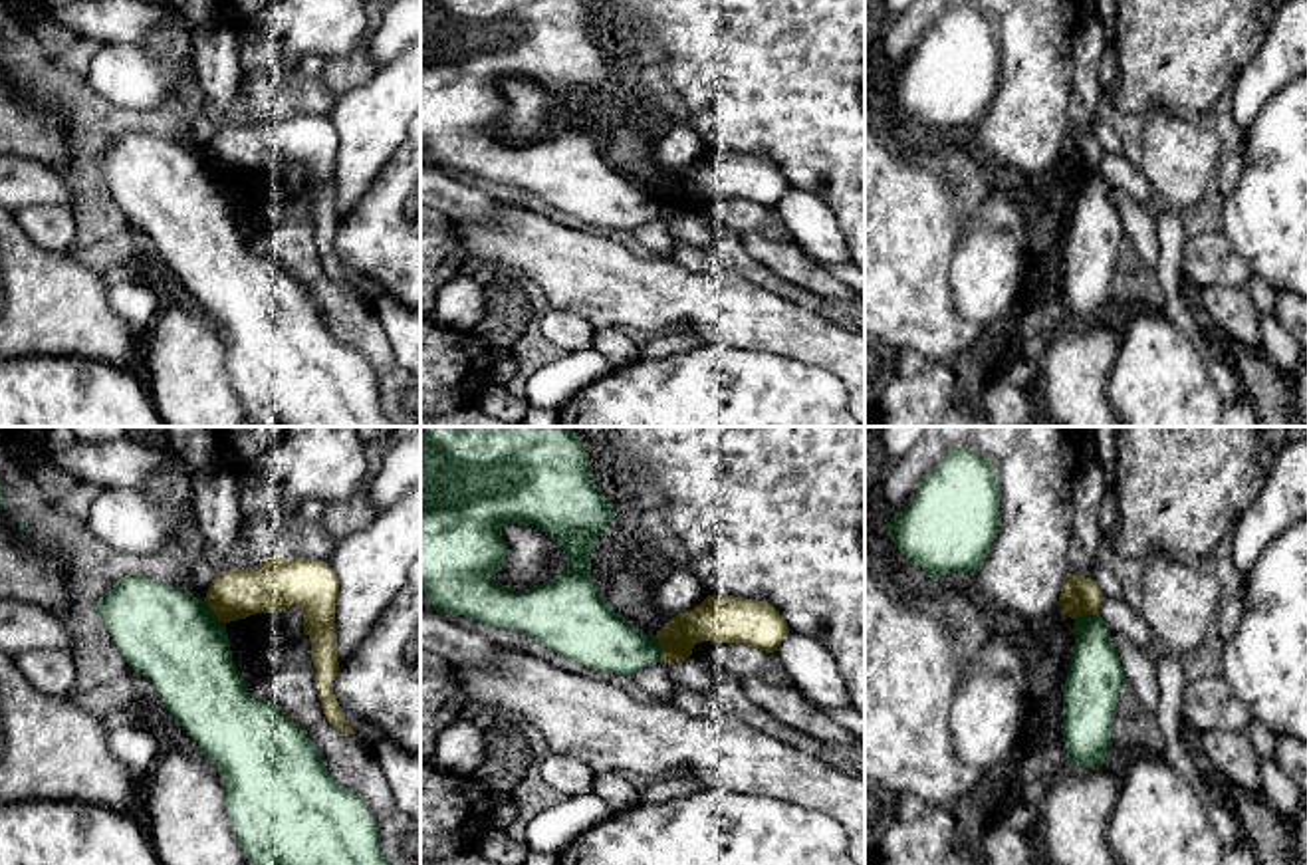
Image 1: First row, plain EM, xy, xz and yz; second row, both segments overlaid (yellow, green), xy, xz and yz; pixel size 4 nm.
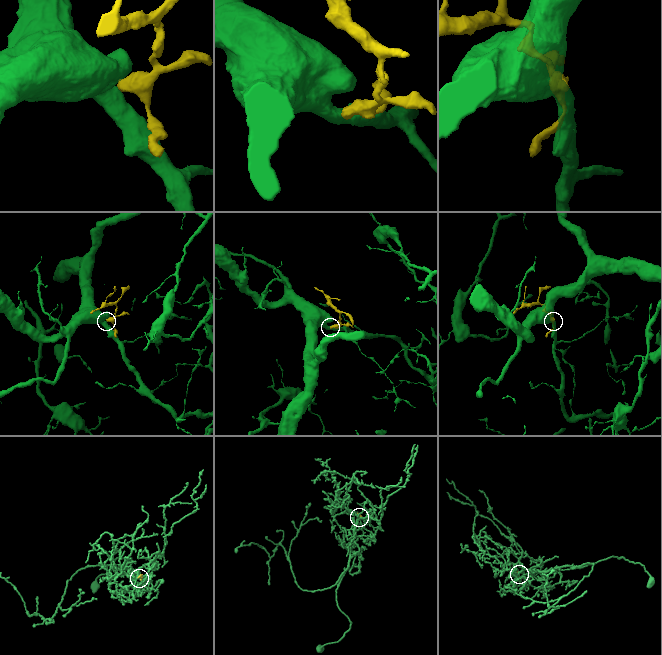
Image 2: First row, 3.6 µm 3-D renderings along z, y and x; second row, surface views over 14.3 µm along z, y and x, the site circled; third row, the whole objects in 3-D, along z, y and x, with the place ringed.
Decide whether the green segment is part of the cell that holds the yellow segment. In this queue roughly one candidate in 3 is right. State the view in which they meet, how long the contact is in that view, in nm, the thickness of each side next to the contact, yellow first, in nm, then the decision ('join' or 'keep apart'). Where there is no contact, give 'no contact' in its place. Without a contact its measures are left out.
xz | 110 nm | 180/240 nm | keep apart

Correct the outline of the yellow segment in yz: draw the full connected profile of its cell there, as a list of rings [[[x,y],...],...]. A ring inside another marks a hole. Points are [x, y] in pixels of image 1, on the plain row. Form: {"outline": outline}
{"outline": [[[1075,129],[1067,131],[1059,153],[1061,169],[1069,171],[1071,175],[1097,171],[1101,157],[1103,147],[1097,143],[1095,135]]]}

